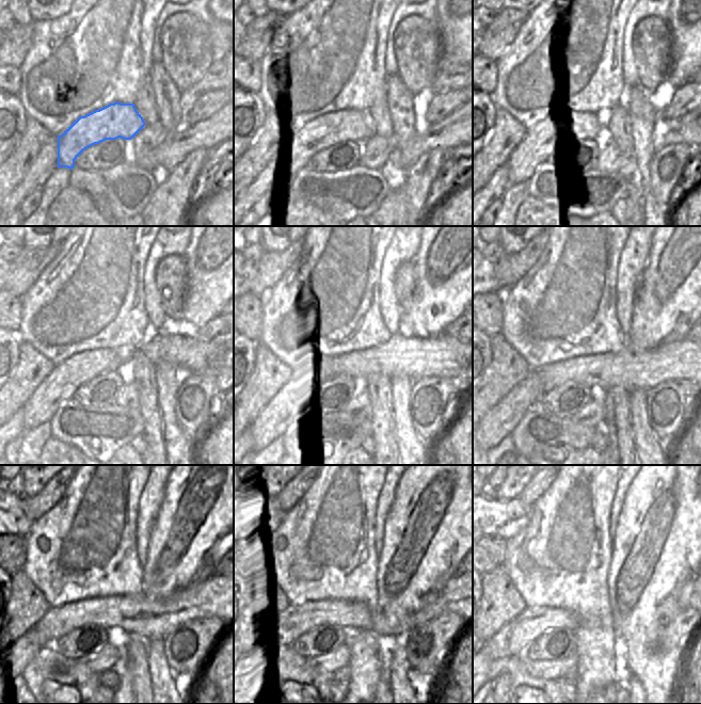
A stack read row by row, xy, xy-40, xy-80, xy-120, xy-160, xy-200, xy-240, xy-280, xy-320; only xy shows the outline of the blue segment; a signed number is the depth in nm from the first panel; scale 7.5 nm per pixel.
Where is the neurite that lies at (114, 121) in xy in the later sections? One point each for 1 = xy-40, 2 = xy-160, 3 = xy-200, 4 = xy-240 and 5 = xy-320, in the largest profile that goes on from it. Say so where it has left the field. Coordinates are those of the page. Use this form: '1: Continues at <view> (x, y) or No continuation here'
1: Continues at xy-40 (323, 131)
2: Continues at xy-160 (271, 422)
3: Continues at xy-200 (503, 418)
4: Continues at xy-240 (18, 657)
5: Continues at xy-320 (494, 669).

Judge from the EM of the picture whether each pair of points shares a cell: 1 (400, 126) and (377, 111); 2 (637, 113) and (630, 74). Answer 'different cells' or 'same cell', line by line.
1: different cells
2: different cells

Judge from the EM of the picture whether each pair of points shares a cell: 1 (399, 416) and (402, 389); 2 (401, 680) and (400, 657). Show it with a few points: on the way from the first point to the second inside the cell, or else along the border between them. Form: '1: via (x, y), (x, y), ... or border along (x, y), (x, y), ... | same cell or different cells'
1: via (400, 410), (400, 396) | same cell
2: via (400, 674), (400, 662) | same cell

